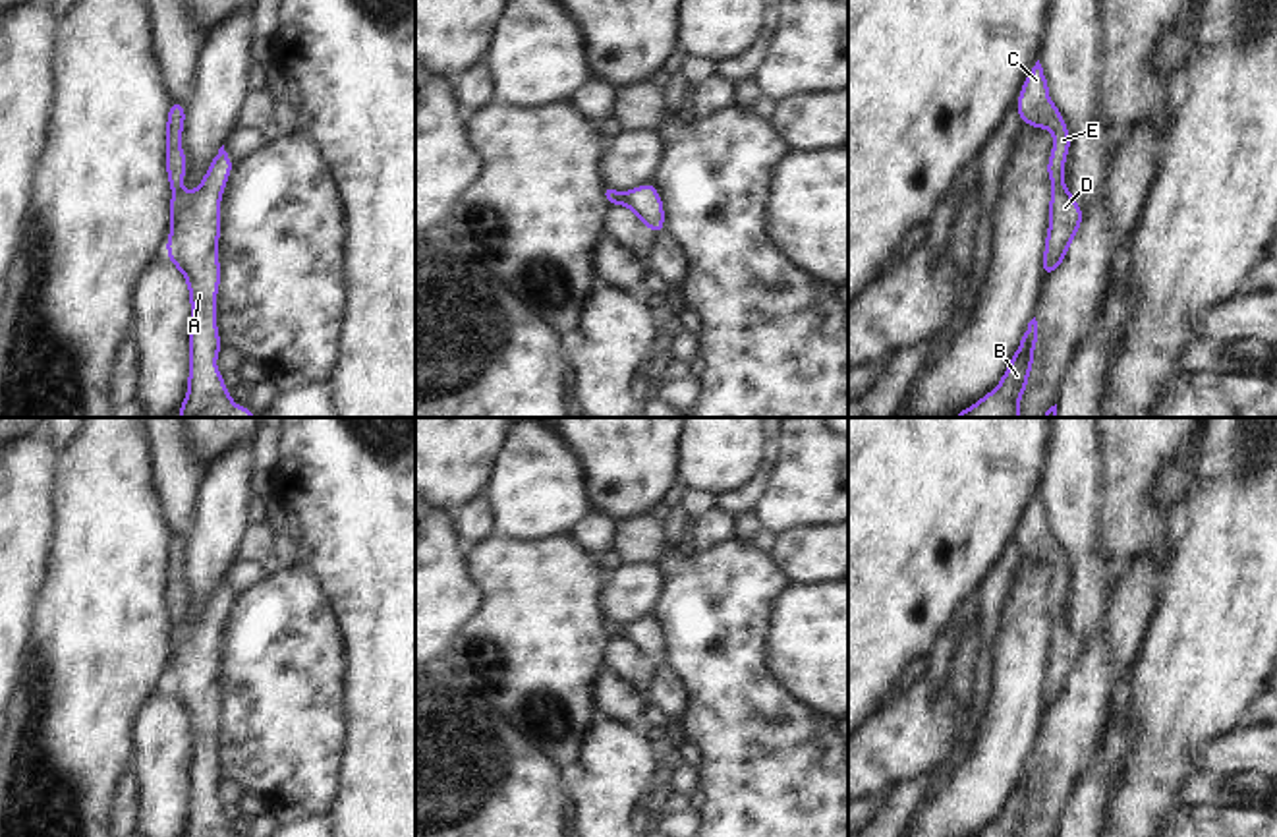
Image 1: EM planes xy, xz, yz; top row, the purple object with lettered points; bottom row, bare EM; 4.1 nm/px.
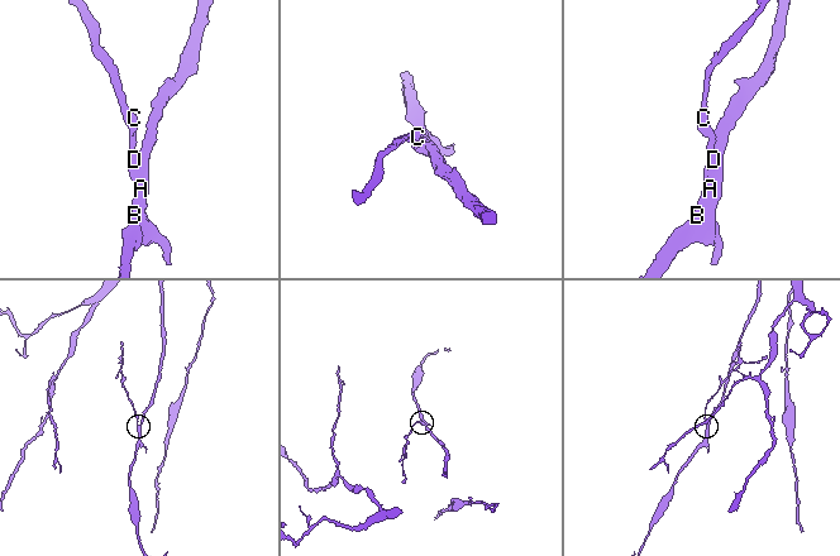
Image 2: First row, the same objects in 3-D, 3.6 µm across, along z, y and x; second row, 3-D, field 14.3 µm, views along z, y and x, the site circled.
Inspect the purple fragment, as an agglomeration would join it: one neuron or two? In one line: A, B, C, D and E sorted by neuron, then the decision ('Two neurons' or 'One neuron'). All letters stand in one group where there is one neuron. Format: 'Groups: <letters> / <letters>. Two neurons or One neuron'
Groups: A B C D E. One neuron.

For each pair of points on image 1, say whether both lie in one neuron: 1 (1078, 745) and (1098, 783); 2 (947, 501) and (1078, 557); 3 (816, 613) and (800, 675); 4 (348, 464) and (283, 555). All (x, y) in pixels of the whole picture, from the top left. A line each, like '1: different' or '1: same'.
1: different
2: different
3: same
4: different

